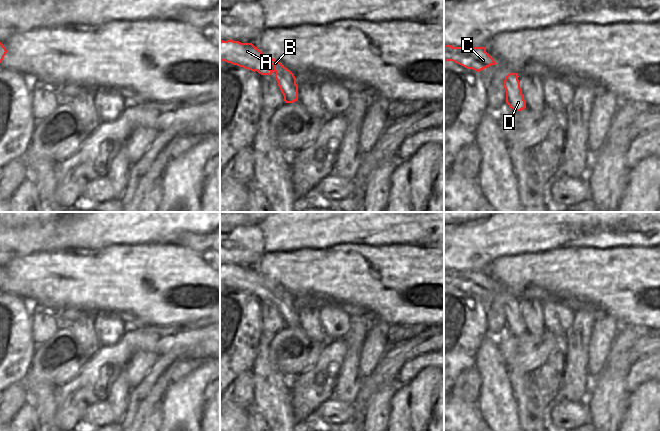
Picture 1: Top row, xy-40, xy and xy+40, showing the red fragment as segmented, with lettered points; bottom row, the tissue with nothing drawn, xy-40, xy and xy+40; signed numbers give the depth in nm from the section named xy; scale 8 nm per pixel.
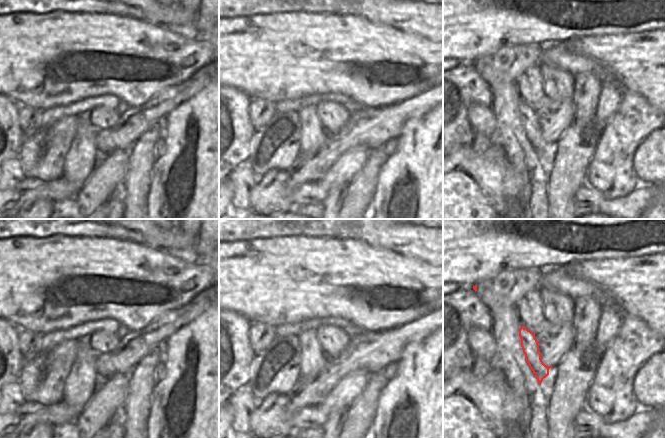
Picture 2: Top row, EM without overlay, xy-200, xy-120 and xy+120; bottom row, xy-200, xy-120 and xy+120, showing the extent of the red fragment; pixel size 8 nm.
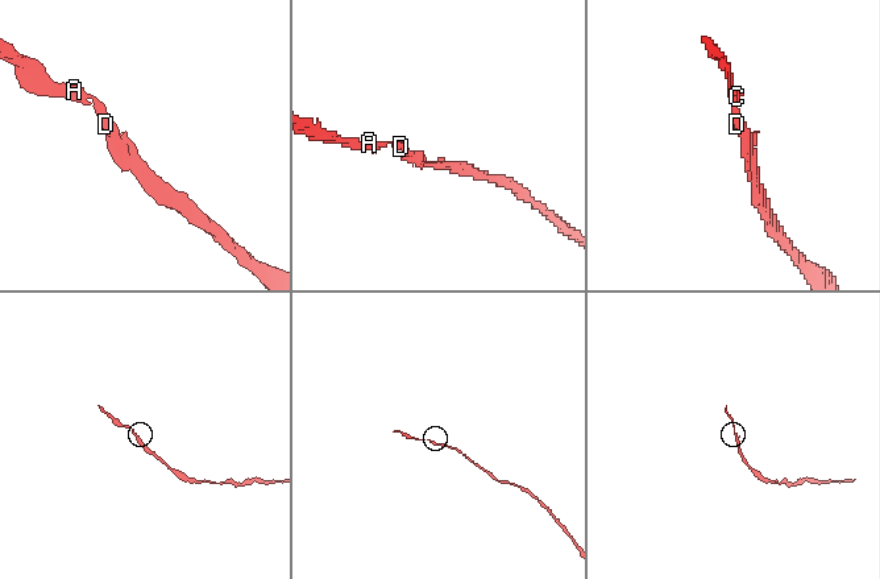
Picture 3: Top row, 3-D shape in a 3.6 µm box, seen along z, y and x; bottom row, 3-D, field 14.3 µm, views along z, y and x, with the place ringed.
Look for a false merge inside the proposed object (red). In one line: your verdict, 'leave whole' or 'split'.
leave whole

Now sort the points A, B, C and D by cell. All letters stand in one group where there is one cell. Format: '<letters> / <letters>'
A B C D

